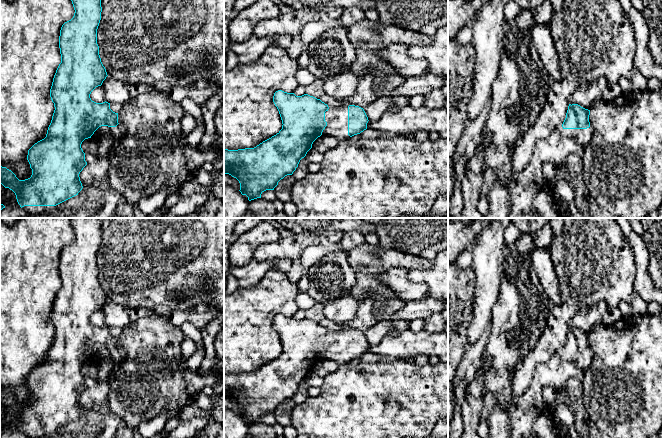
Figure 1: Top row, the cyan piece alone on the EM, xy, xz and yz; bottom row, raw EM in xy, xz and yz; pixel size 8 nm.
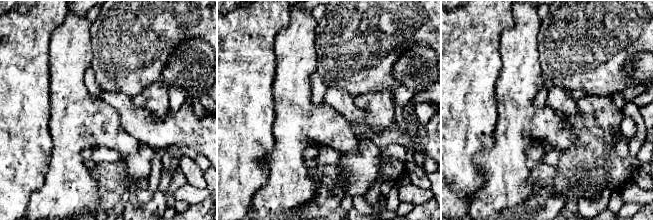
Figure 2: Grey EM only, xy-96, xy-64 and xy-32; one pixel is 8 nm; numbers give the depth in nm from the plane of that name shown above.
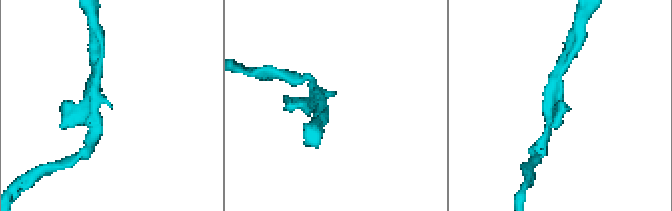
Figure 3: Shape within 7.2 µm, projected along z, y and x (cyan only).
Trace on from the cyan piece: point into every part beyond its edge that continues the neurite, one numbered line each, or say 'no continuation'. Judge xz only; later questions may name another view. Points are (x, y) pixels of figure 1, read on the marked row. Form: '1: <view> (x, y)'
1: xz (337, 119)

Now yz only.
1: yz (582, 136)

